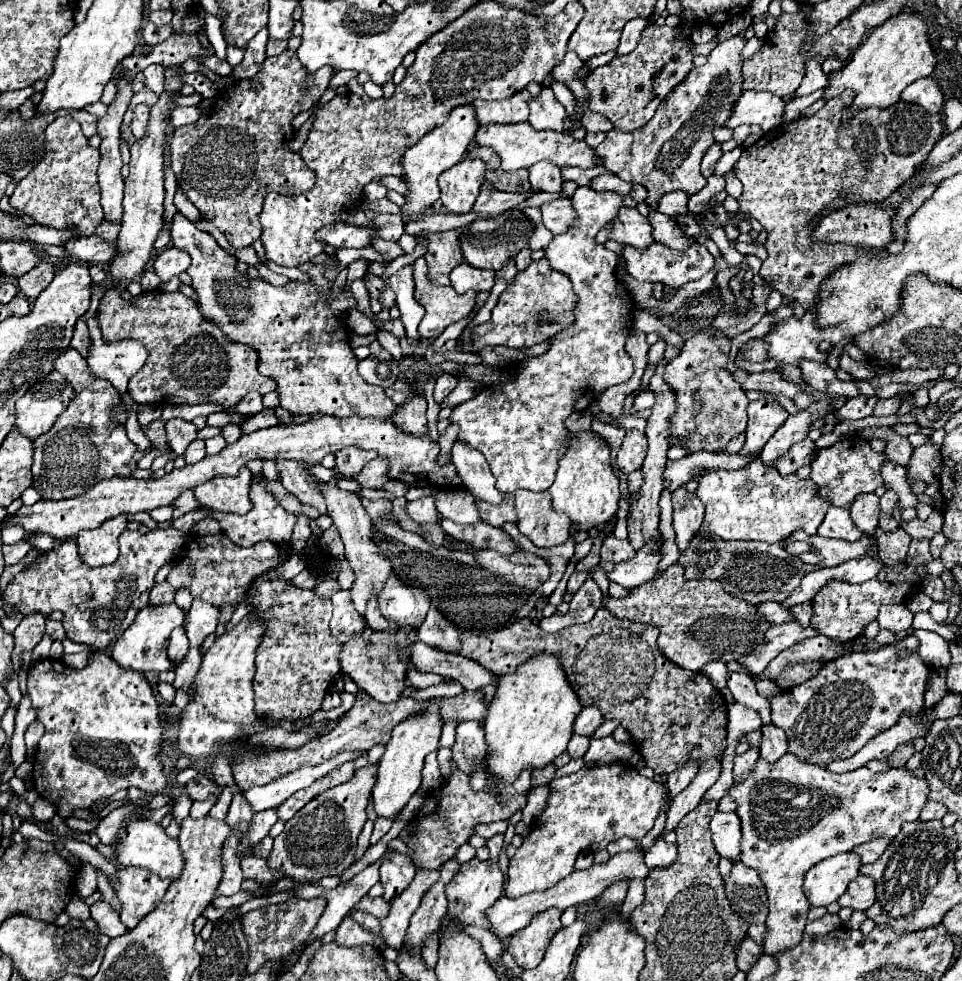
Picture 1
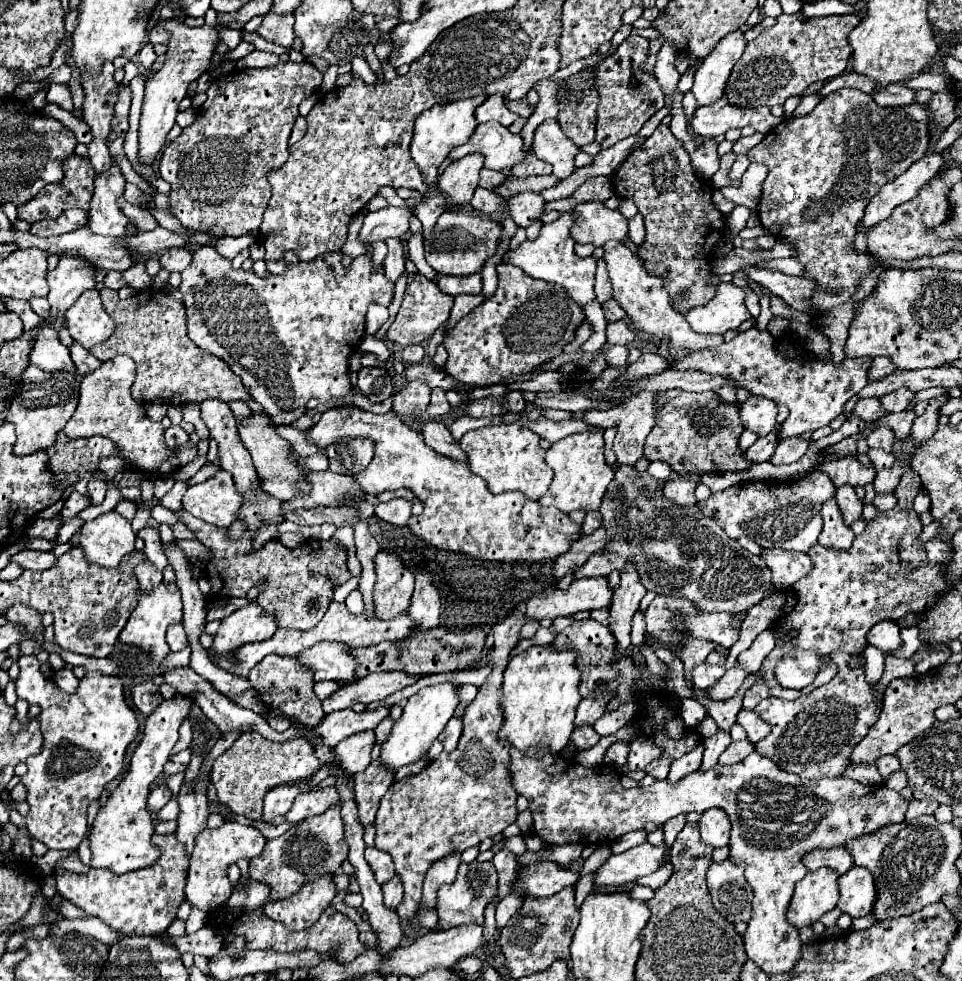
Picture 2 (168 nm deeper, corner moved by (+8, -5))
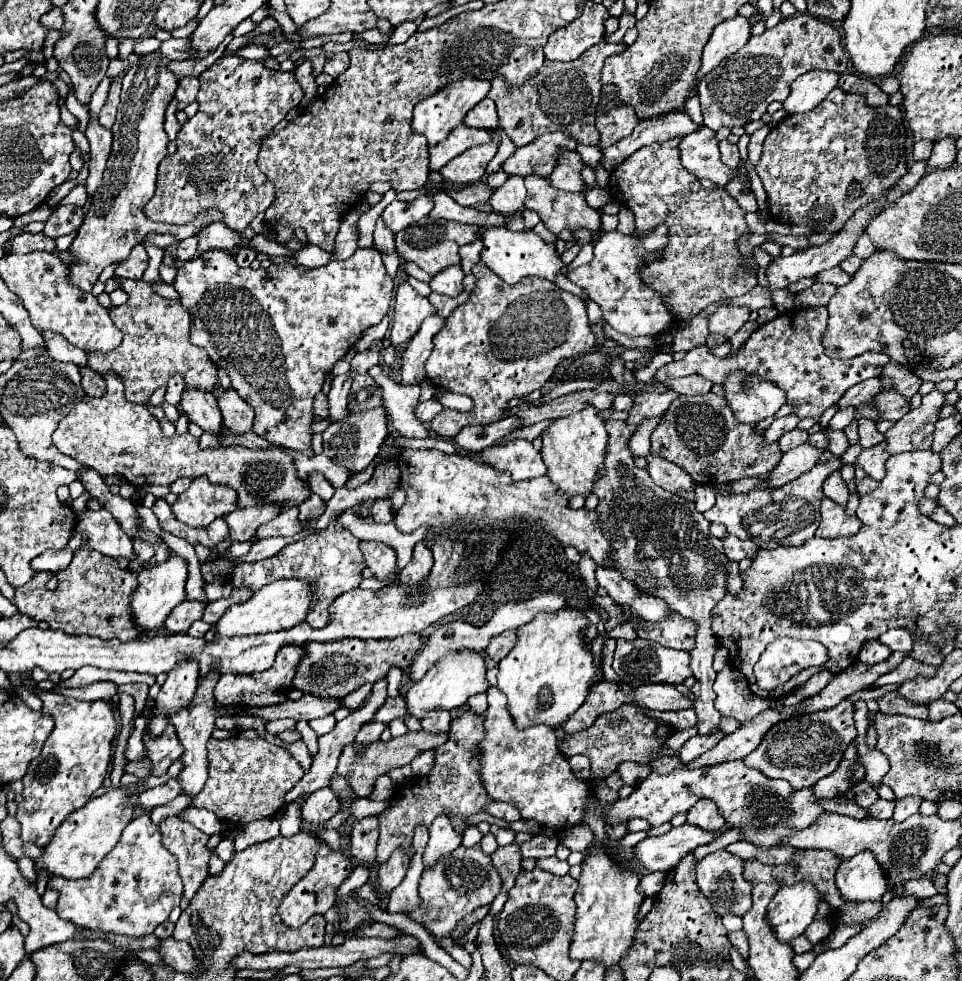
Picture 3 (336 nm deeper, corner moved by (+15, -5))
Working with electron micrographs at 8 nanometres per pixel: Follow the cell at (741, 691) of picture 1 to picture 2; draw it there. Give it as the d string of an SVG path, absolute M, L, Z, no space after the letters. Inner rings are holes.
M706 663L694 667L692 669L694 689L706 689L706 687L714 685L720 679L720 669L724 669L724 667L720 667L720 665L714 665L712 667L712 665L706 665Z

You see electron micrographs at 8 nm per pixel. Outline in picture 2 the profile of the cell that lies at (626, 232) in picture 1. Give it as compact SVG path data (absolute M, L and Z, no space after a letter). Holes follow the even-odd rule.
M586 201L572 209L572 239L576 243L592 243L602 247L606 241L626 241L628 221L620 211L608 209L600 201Z

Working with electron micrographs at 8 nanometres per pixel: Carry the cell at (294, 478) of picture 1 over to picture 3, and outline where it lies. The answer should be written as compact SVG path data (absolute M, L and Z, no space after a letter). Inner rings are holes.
M225 391L219 397L219 409L223 415L223 425L233 433L241 435L253 427L253 407L247 405L235 391Z

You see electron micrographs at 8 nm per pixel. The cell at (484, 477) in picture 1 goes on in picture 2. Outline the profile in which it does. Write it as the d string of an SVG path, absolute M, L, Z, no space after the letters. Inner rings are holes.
M424 421L420 423L420 433L424 437L424 443L438 451L440 455L452 457L456 461L466 461L466 453L460 449L458 441L452 437L452 433L448 431L448 427L440 421Z

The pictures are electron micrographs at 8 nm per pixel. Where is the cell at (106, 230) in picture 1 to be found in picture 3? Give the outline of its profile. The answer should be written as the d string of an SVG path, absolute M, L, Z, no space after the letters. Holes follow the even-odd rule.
M97 117L89 119L85 137L89 139L91 145L91 159L89 159L89 177L87 177L87 193L89 197L93 197L93 193L97 191L97 187L101 185L103 179L103 171L105 171L105 163L109 159L109 151L111 151L111 141L113 141L113 133L105 127L101 127L97 123Z

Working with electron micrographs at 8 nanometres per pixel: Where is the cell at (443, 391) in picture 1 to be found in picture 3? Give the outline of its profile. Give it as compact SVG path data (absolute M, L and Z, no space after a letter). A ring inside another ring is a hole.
M429 399L429 401L421 401L415 409L415 415L419 421L423 423L429 423L433 417L439 415L439 411L443 409L443 405L437 401L437 399Z

